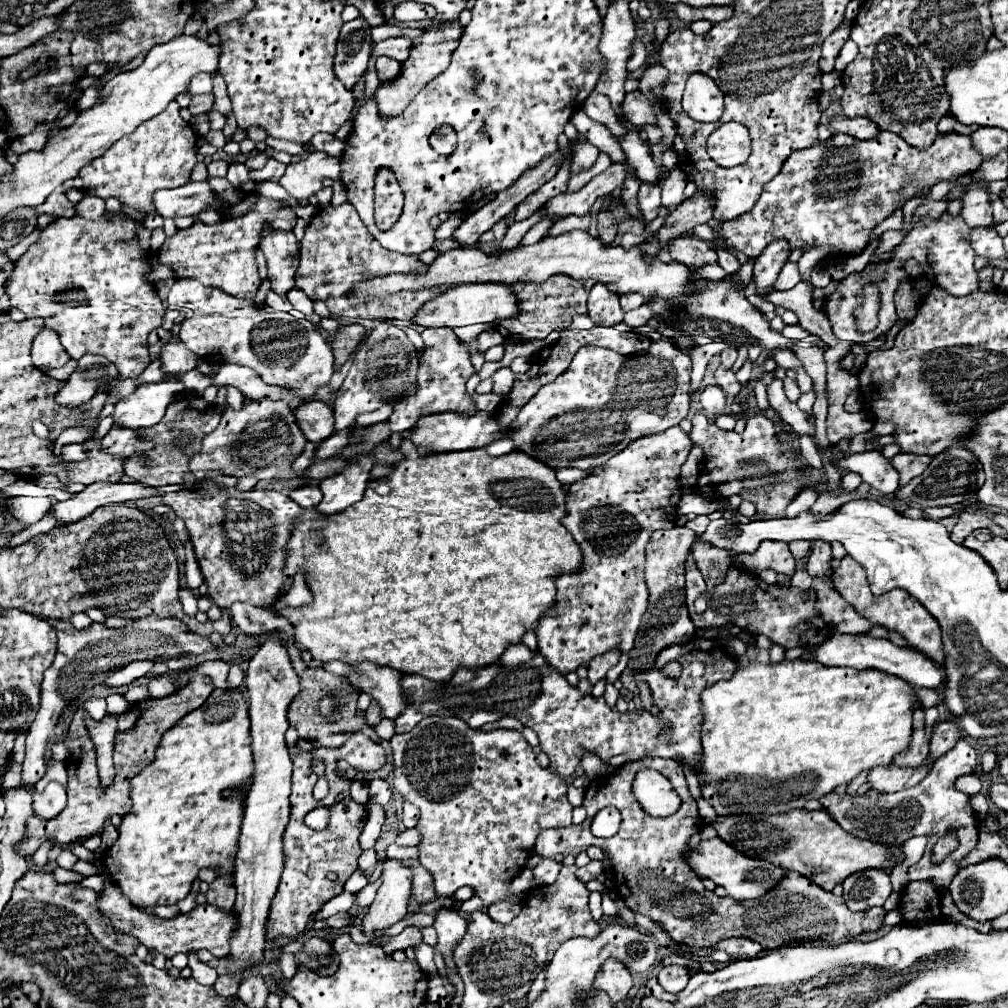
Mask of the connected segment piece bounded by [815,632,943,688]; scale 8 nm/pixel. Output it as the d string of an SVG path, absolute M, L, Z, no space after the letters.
M831 632L825 642L815 650L815 660L823 666L849 666L857 670L881 670L893 676L903 678L911 686L923 686L923 688L939 688L943 684L943 672L937 668L929 658L925 658L921 652L911 648L899 648L891 644L889 640L879 640L871 636L849 636L841 632Z

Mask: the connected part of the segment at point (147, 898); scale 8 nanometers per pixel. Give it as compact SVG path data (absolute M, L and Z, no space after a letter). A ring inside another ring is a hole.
M213 690L213 694L207 698L205 706L189 712L185 718L181 718L181 722L177 722L161 740L161 746L157 748L157 758L155 762L151 762L145 770L141 770L133 780L131 780L131 800L133 800L133 808L129 814L123 816L119 830L119 838L117 842L107 850L105 854L105 866L109 870L109 876L113 878L113 882L117 882L117 886L123 890L123 894L127 898L131 898L131 902L145 910L145 908L153 908L153 906L163 906L163 904L177 904L179 900L183 900L189 892L191 886L197 878L197 872L201 868L225 868L225 870L233 870L233 862L237 856L237 840L239 840L239 830L241 830L241 818L243 818L243 794L239 790L235 790L235 786L245 784L253 774L253 750L251 750L251 738L249 738L249 714L247 714L247 702L243 700L243 696L237 690ZM225 790L233 790L233 796L225 798L223 792Z

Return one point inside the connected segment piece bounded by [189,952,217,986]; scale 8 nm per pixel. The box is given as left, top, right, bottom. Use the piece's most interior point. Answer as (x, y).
(202, 973)

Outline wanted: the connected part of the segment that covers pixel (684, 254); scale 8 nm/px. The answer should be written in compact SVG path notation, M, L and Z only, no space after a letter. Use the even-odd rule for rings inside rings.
M695 236L677 238L677 242L671 244L671 256L673 256L673 260L677 260L685 266L703 266L703 264L717 262L716 251L711 250L707 242L695 238Z

